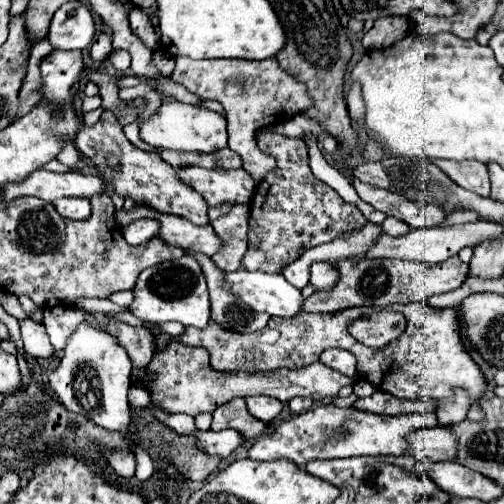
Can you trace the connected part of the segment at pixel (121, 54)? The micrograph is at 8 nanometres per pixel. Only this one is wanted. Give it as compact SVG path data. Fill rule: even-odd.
M116 50L116 52L110 56L110 62L112 62L112 66L114 66L118 72L128 72L128 68L130 68L130 54L124 52L124 50Z

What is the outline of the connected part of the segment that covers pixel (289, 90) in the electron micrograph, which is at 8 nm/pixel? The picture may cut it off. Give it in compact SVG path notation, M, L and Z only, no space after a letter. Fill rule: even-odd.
M186 56L176 58L176 68L170 76L174 82L186 86L202 100L218 100L224 106L228 120L228 146L240 154L242 168L258 184L268 172L276 168L276 160L256 146L256 130L268 128L278 120L290 120L310 106L306 86L290 78L274 58L266 60L190 60Z

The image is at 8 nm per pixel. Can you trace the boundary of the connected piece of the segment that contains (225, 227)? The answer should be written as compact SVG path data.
M234 204L228 214L211 222L215 232L224 240L224 248L212 256L212 262L220 270L240 268L240 260L246 250L246 228L248 228L248 204Z

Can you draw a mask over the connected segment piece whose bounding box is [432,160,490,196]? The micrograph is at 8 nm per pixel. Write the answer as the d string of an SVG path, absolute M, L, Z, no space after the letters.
M432 160L444 174L448 174L458 186L476 192L480 196L490 196L490 180L488 180L488 170L486 164L474 162L474 160L464 160L464 162L454 162L454 160Z

